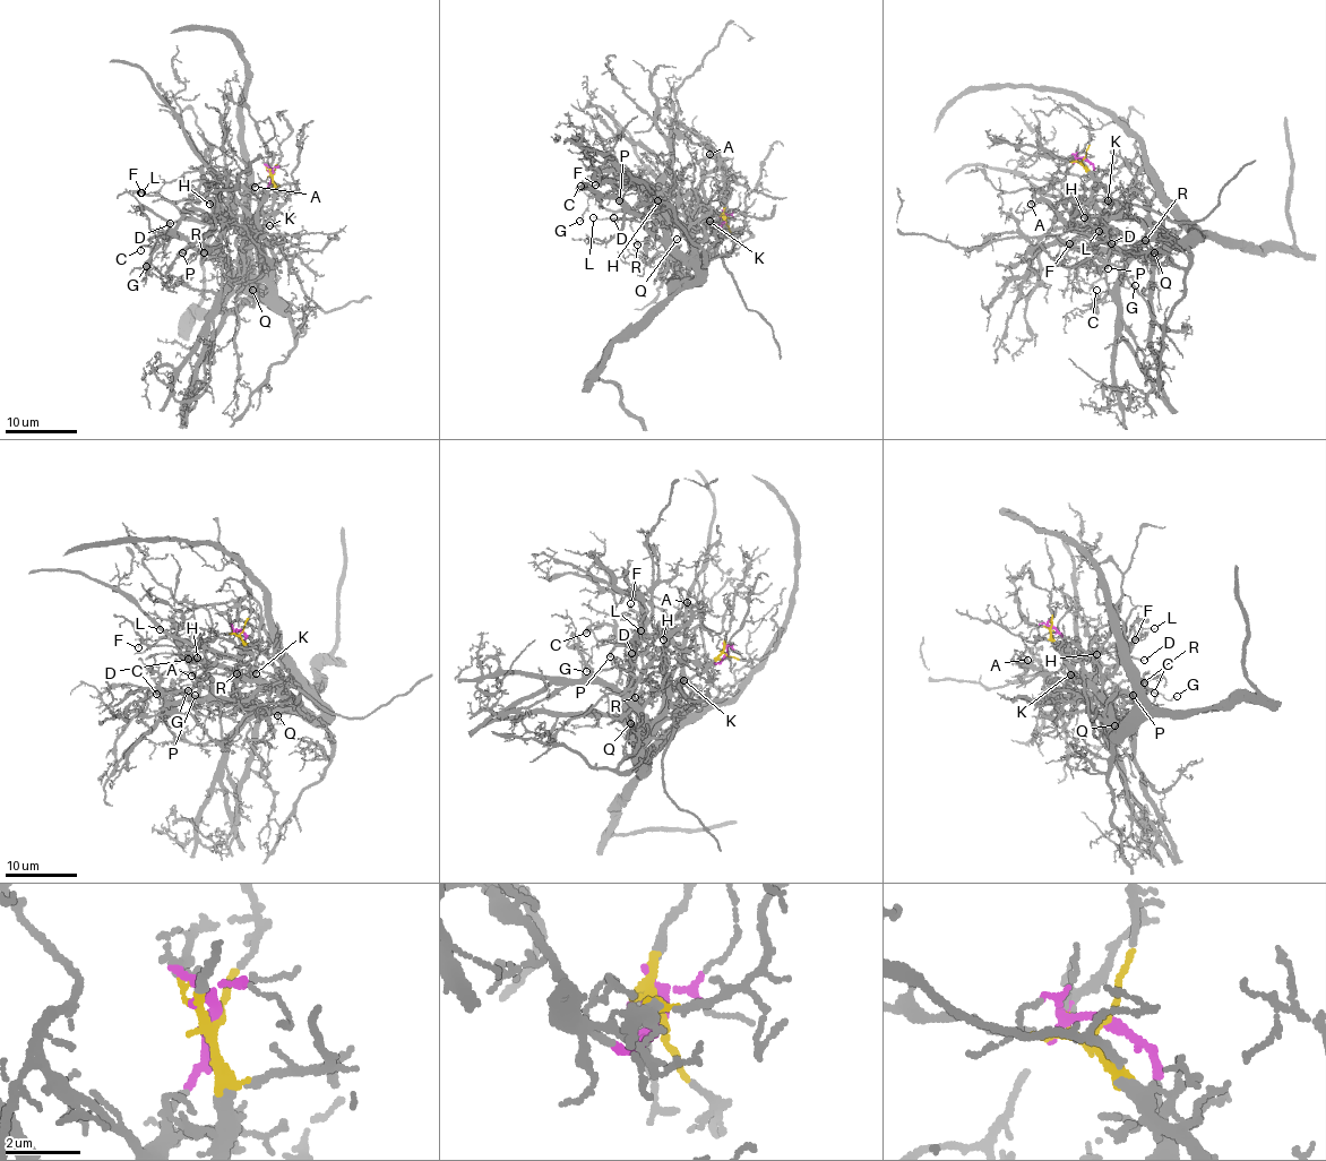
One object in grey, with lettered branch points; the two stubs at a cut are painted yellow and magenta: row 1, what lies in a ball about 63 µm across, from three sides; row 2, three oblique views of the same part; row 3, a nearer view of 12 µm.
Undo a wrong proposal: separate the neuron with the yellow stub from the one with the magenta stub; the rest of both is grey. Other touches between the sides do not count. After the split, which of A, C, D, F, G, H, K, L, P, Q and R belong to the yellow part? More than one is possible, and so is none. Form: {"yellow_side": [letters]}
{"yellow_side": []}

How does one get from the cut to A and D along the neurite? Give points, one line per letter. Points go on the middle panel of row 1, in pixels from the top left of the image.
A: (725, 221), (719, 225), (706, 211), (698, 213), (692, 254), (705, 228), (702, 180), (724, 163), (708, 153)
D: (725, 221), (719, 225), (704, 211), (698, 213), (690, 228), (665, 213), (612, 217)

